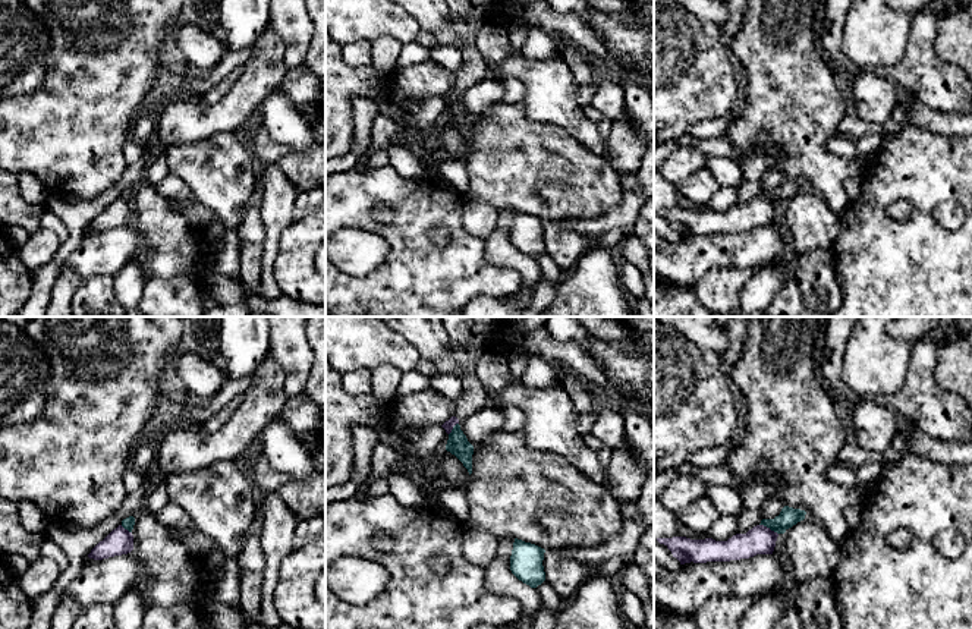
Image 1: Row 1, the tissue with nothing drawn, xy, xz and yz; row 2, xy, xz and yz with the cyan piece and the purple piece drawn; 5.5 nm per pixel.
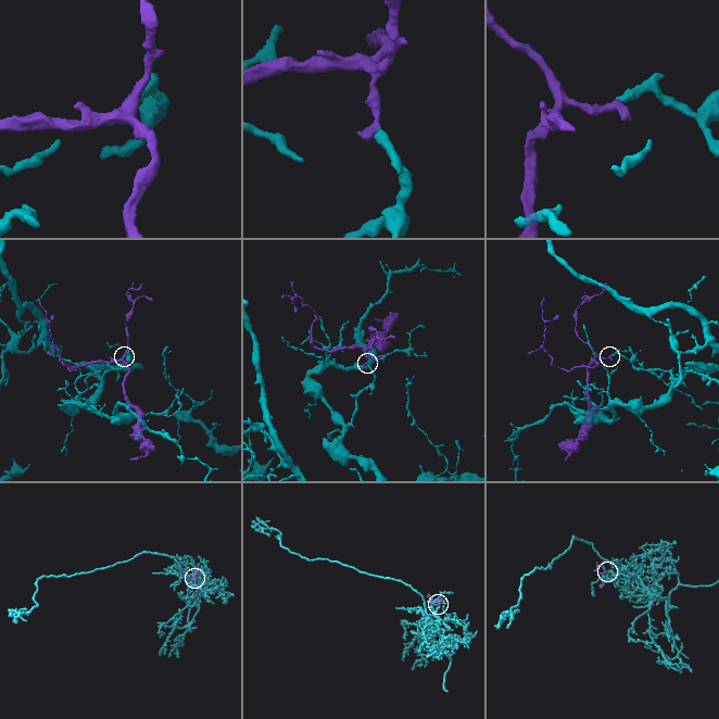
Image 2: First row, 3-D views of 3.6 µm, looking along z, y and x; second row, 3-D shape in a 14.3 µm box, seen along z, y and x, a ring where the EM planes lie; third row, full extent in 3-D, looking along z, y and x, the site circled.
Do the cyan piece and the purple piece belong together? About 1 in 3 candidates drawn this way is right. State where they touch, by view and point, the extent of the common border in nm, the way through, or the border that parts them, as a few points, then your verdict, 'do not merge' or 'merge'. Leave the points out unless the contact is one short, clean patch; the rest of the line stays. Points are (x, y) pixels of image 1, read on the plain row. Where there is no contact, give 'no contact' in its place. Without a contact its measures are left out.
meets cyan in yz at (768, 198); contact 120 nm long; border along yz (760, 195), (777, 206); do not merge

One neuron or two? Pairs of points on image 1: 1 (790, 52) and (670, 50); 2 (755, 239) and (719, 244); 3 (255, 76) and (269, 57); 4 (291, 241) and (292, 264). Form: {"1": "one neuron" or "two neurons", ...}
{"1": "two neurons", "2": "one neuron", "3": "one neuron", "4": "one neuron"}

